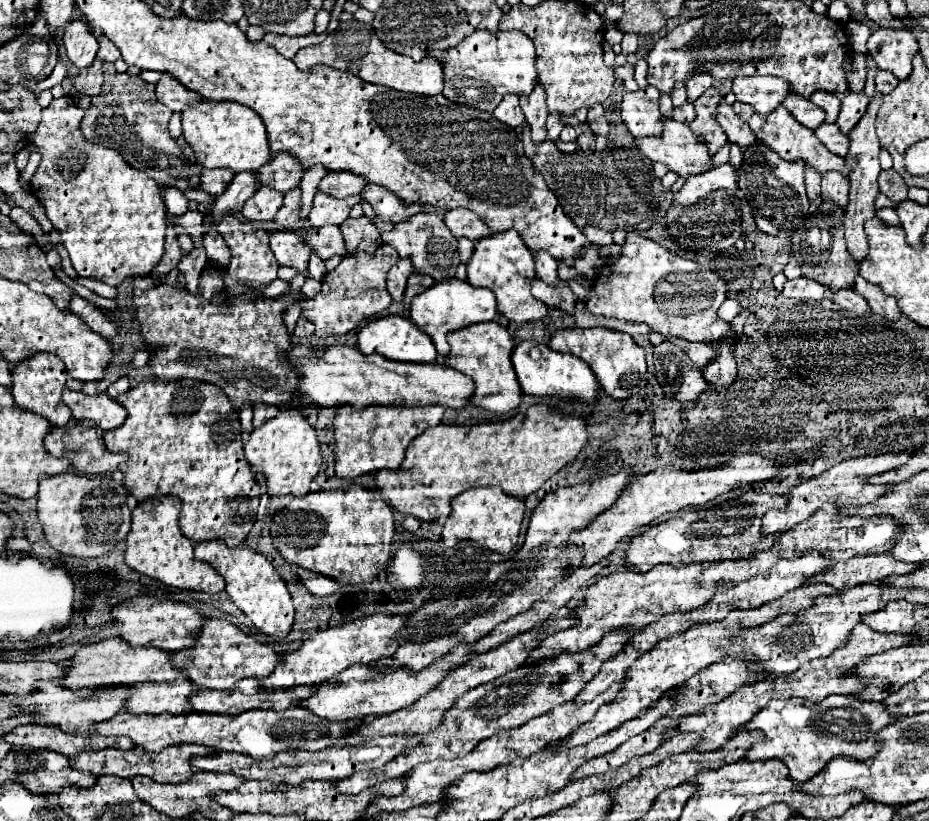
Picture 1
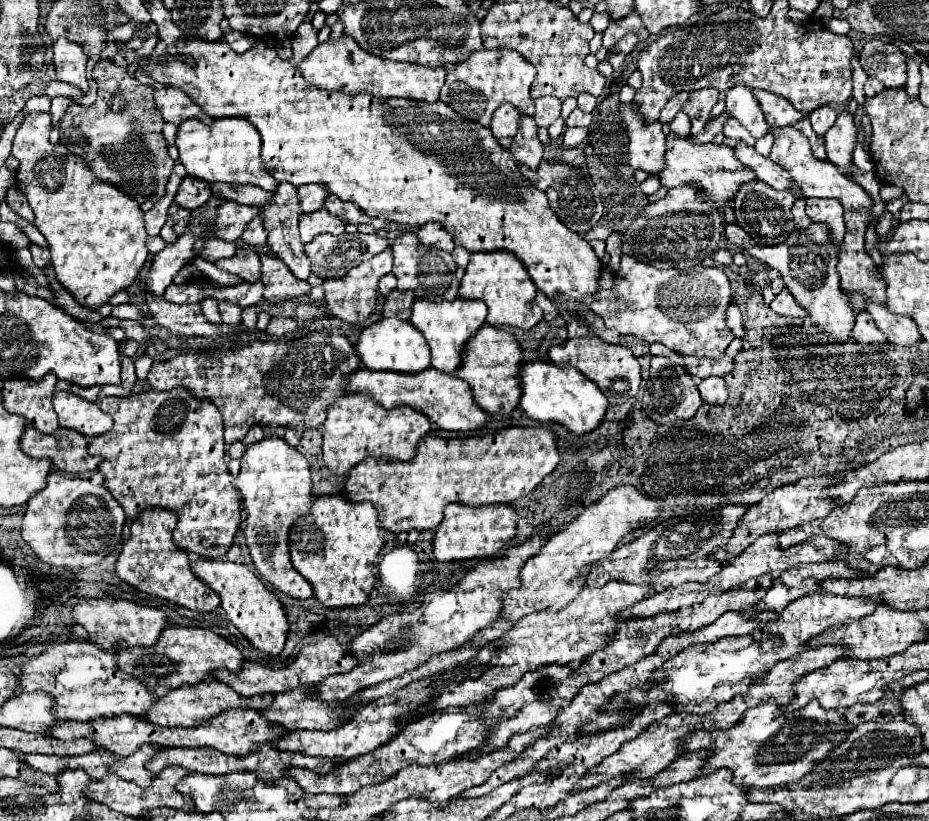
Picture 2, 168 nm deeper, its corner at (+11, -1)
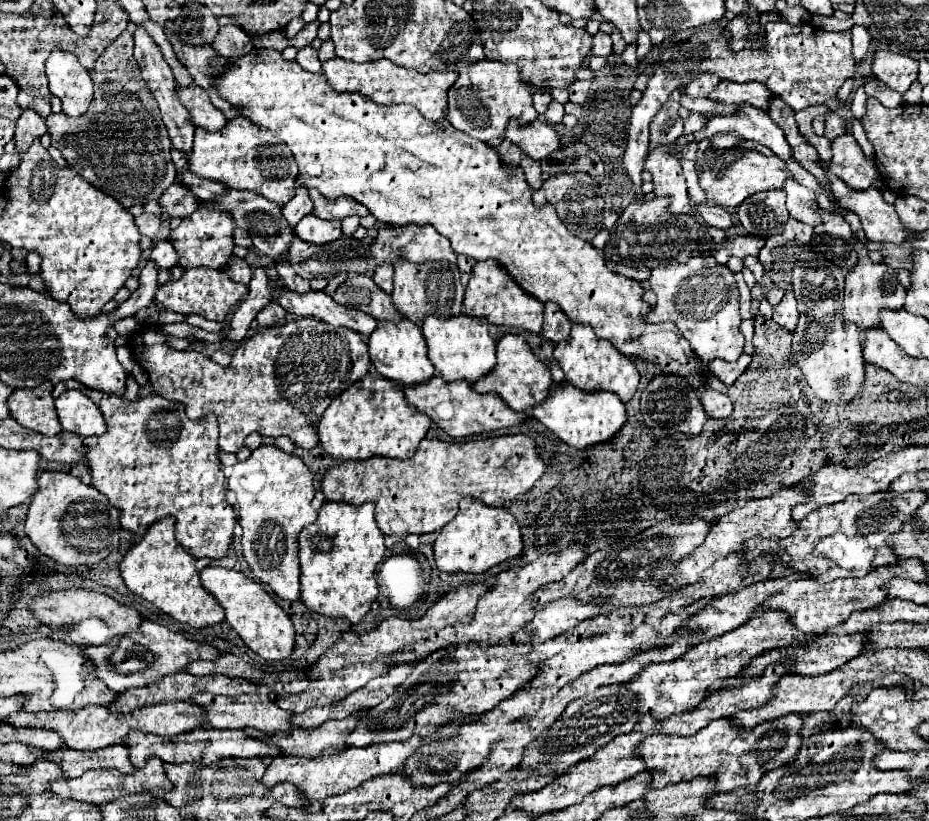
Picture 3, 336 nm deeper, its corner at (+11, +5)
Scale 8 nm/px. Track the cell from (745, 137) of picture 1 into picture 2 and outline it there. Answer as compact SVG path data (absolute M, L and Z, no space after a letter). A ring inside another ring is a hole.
M739 141L737 147L733 149L735 157L747 165L749 169L753 169L753 173L757 173L757 177L761 181L765 181L767 185L771 185L773 189L791 189L795 197L801 197L799 189L789 181L789 173L785 173L785 169L781 169L777 163L773 163L769 157L763 157L755 151L755 147L747 147L745 141Z

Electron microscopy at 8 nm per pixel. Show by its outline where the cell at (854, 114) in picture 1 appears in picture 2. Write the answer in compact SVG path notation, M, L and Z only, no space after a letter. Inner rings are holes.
M845 109L837 115L837 121L833 127L825 133L825 147L827 147L827 159L841 167L843 173L849 175L849 167L853 165L851 155L857 141L857 129L853 125L853 115Z

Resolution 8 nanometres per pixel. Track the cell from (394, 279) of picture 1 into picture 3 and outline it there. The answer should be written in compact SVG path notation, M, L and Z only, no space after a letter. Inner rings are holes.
M385 263L381 267L377 267L375 275L373 275L373 281L387 293L393 291L393 265L391 263Z

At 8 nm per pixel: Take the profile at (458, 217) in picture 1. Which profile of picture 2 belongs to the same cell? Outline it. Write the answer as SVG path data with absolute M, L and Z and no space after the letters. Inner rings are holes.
M431 221L431 223L425 223L417 229L417 235L419 235L419 241L421 243L431 243L431 245L437 245L439 249L443 251L453 251L453 237L449 237L449 231L437 221Z

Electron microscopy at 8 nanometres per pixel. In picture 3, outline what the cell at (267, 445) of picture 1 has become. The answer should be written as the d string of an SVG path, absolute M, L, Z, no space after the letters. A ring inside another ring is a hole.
M267 445L255 449L247 461L239 461L233 467L227 483L239 503L239 523L243 527L241 549L251 573L255 575L255 579L269 585L281 599L297 601L297 537L307 525L317 519L317 511L311 507L315 495L313 475L299 457Z

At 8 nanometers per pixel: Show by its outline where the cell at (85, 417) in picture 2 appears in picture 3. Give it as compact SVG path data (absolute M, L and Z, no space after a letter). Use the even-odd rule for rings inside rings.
M65 391L57 399L57 415L63 431L81 437L103 435L107 429L99 407L81 391Z

